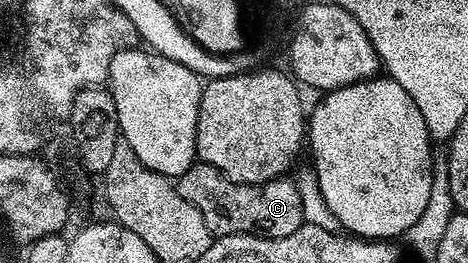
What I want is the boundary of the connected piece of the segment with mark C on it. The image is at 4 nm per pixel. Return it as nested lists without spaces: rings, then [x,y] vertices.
[[[196,162],[174,181],[174,186],[185,202],[201,210],[201,218],[205,218],[205,226],[209,226],[215,238],[244,234],[281,238],[293,234],[305,222],[299,185],[291,178],[270,180],[264,184],[238,184],[225,178],[225,174],[213,166]]]

